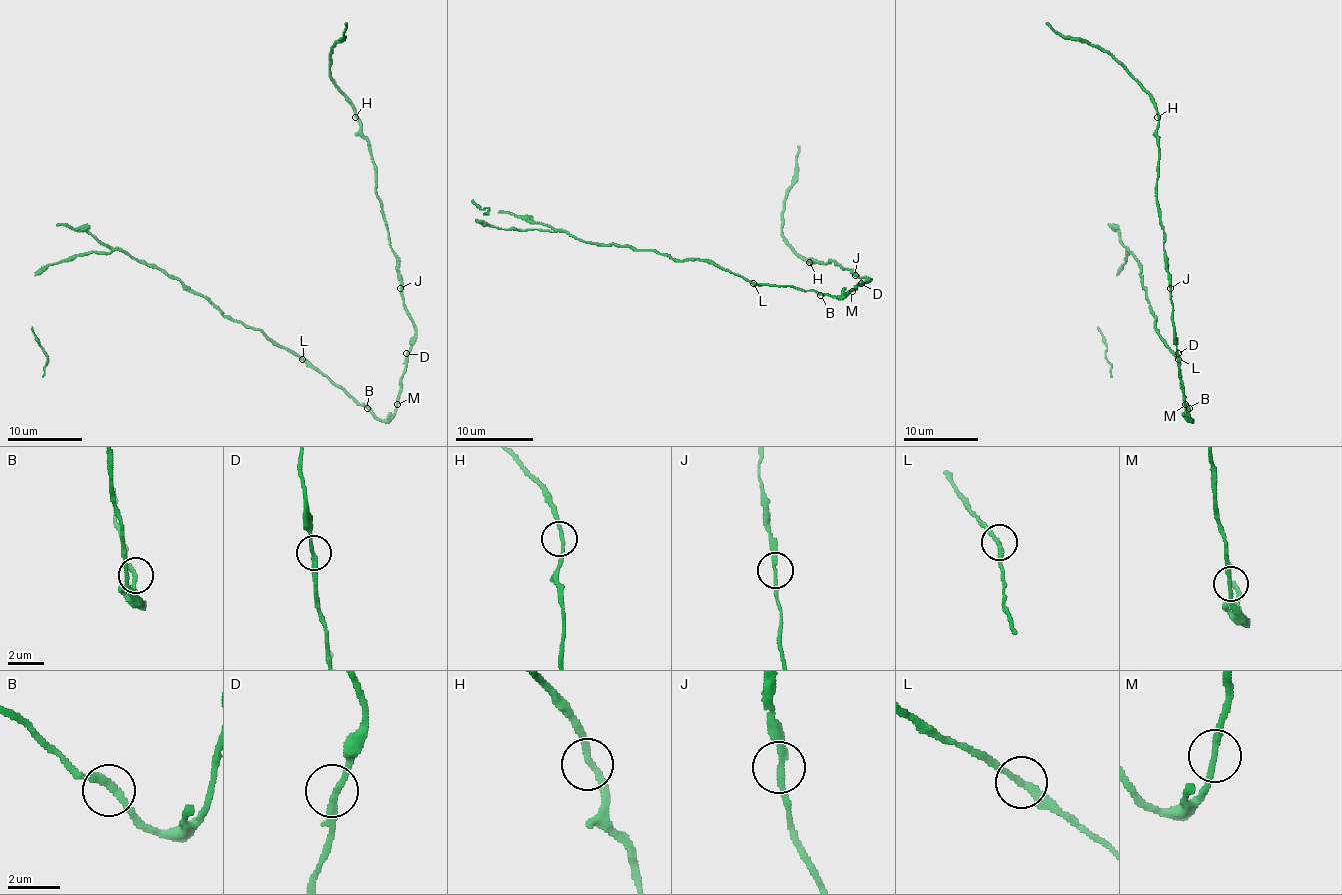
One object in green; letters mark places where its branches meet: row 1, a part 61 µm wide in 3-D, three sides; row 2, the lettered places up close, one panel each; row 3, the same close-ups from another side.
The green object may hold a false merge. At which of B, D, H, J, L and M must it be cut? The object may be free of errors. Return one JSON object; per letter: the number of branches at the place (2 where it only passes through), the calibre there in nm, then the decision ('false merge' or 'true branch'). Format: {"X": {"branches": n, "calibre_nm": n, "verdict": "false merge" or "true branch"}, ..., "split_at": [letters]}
{"B": {"branches": 2, "calibre_nm": 240, "verdict": "true branch"}, "D": {"branches": 2, "calibre_nm": 240, "verdict": "true branch"}, "H": {"branches": 2, "calibre_nm": 200, "verdict": "true branch"}, "J": {"branches": 2, "calibre_nm": 200, "verdict": "true branch"}, "L": {"branches": 2, "calibre_nm": 240, "verdict": "true branch"}, "M": {"branches": 2, "calibre_nm": 220, "verdict": "true branch"}, "split_at": []}

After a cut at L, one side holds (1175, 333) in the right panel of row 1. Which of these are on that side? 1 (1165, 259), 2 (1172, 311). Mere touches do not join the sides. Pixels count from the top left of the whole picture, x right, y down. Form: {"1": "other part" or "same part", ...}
{"1": "same part", "2": "same part"}

